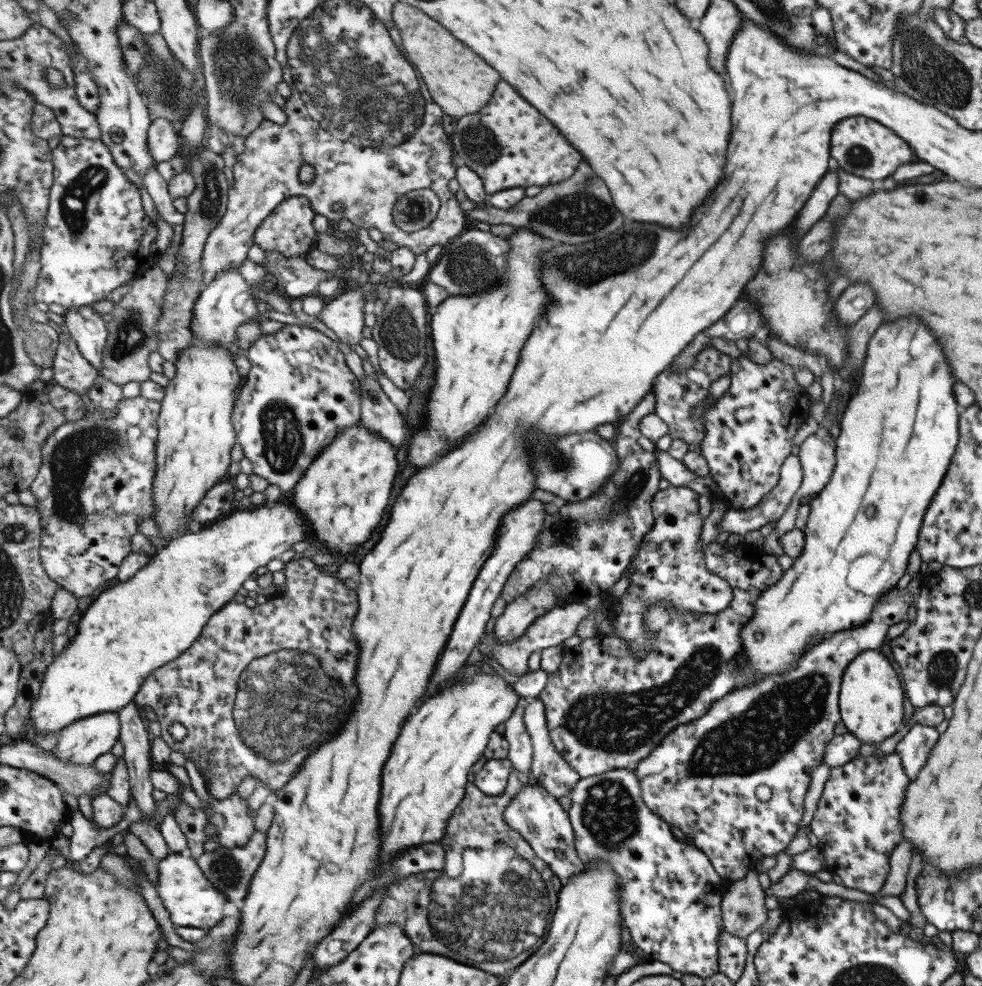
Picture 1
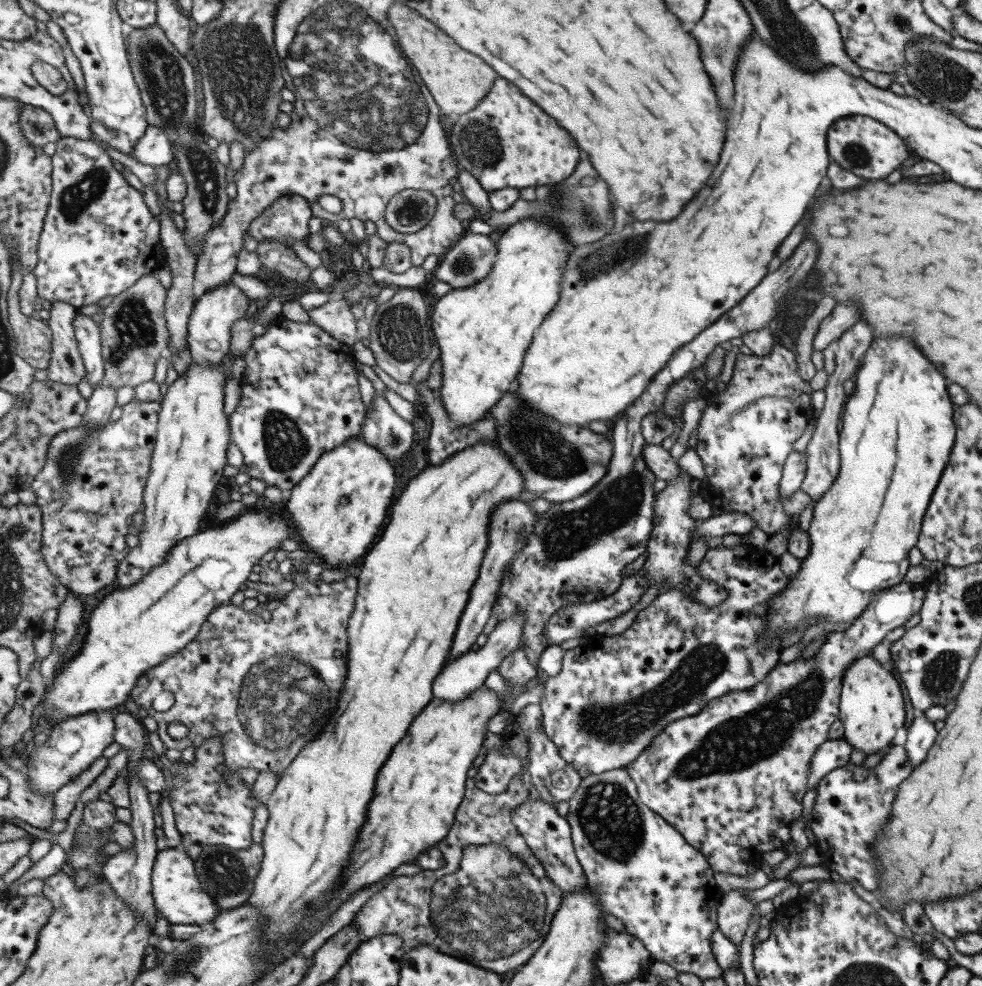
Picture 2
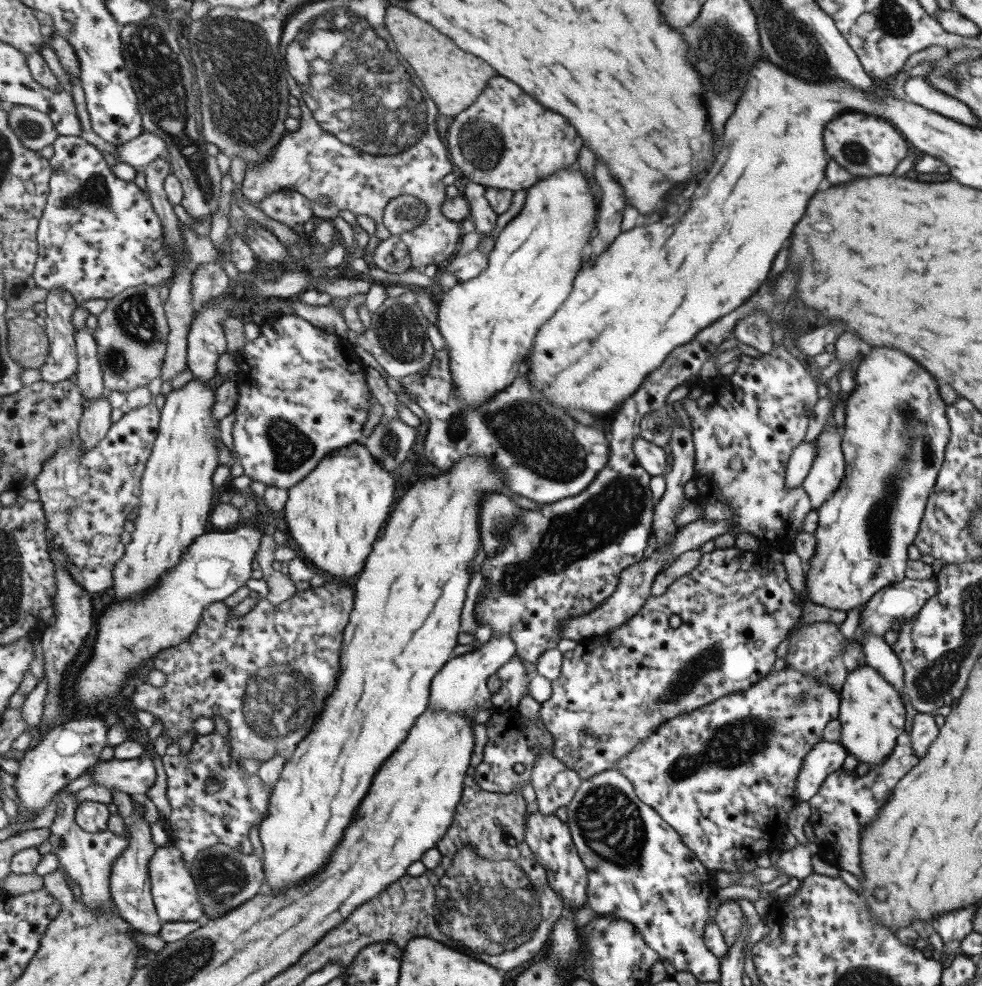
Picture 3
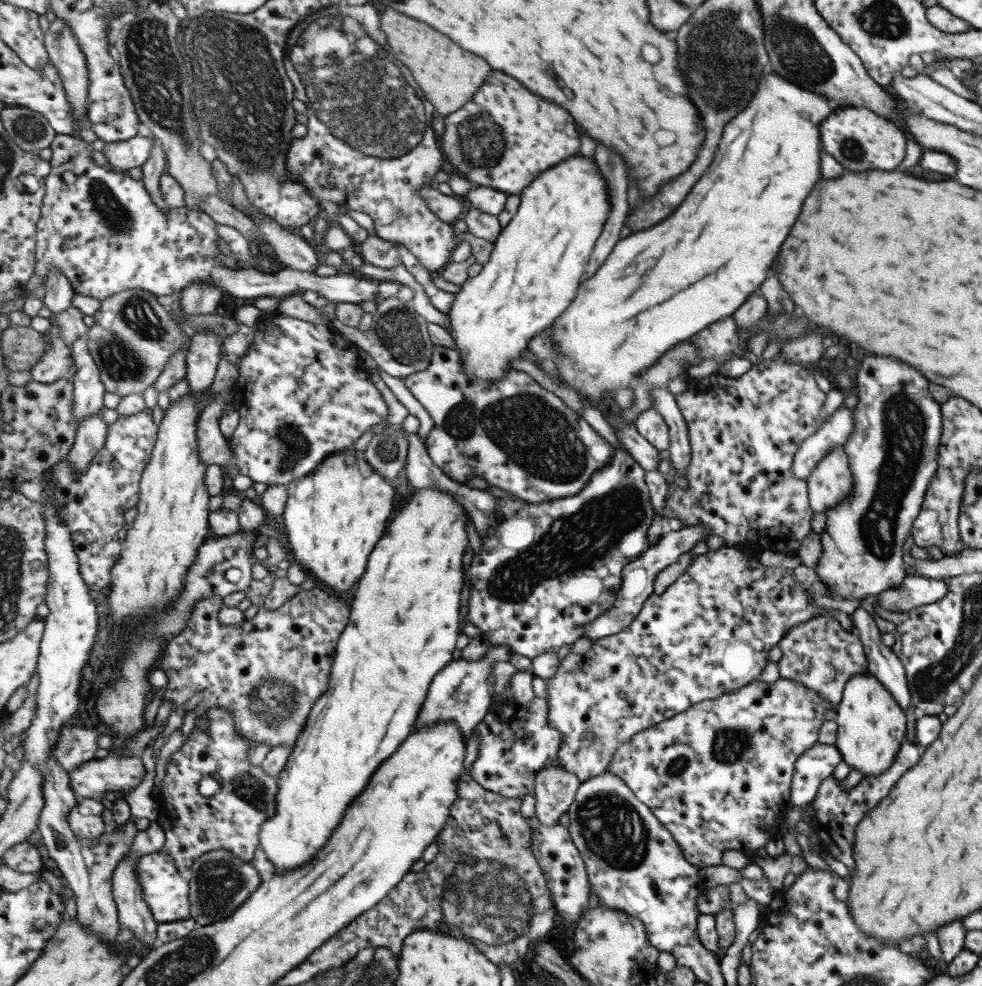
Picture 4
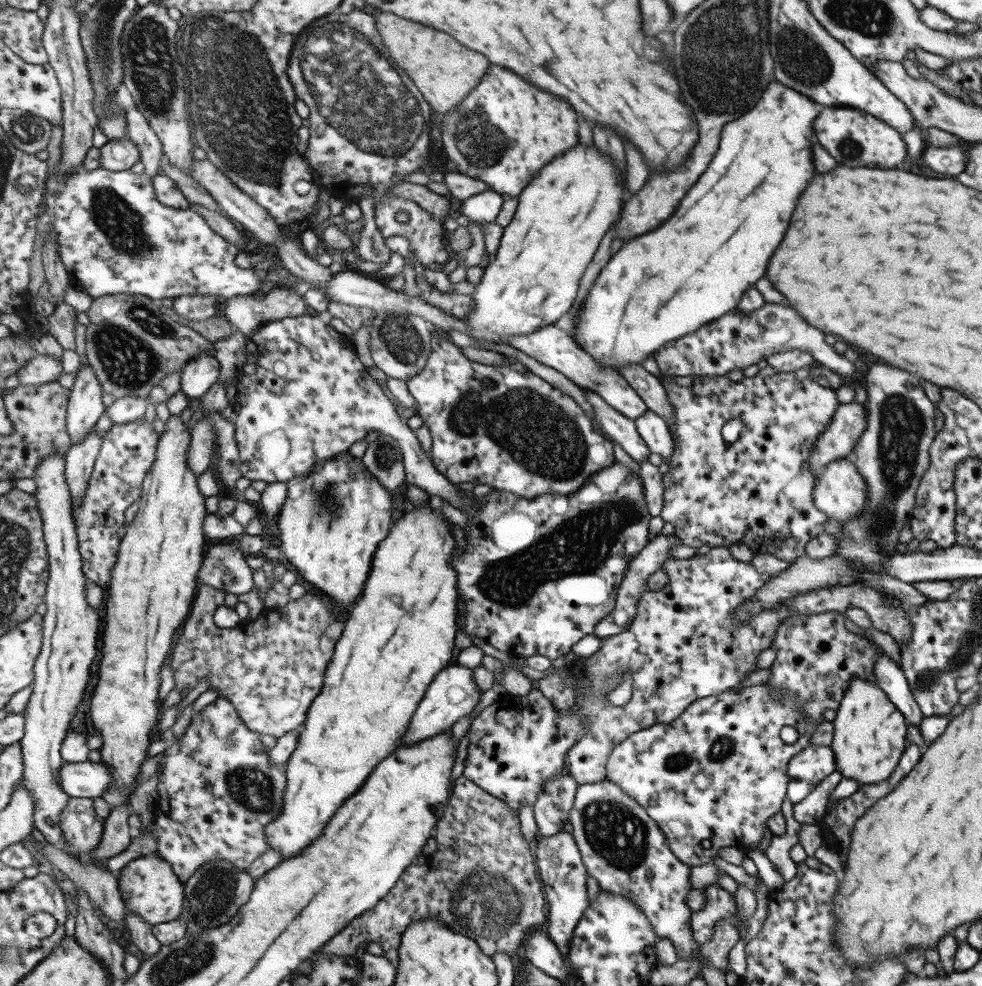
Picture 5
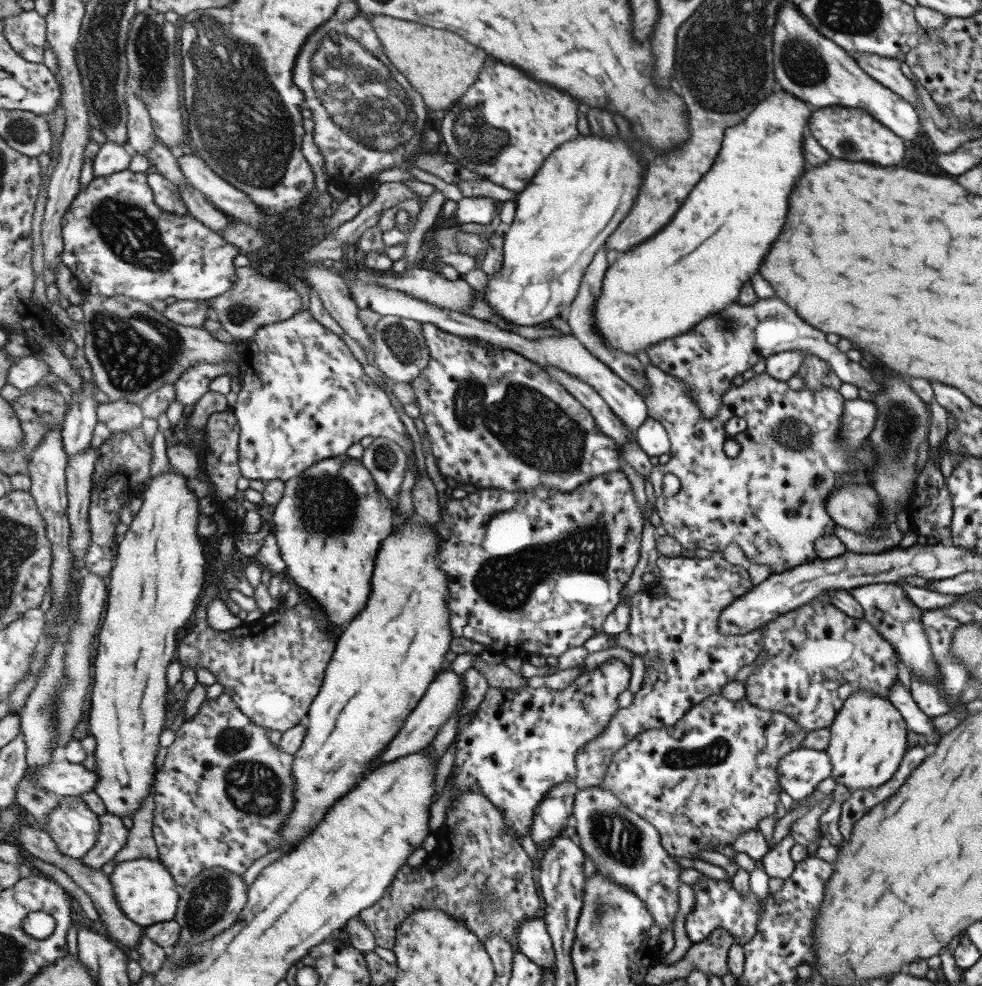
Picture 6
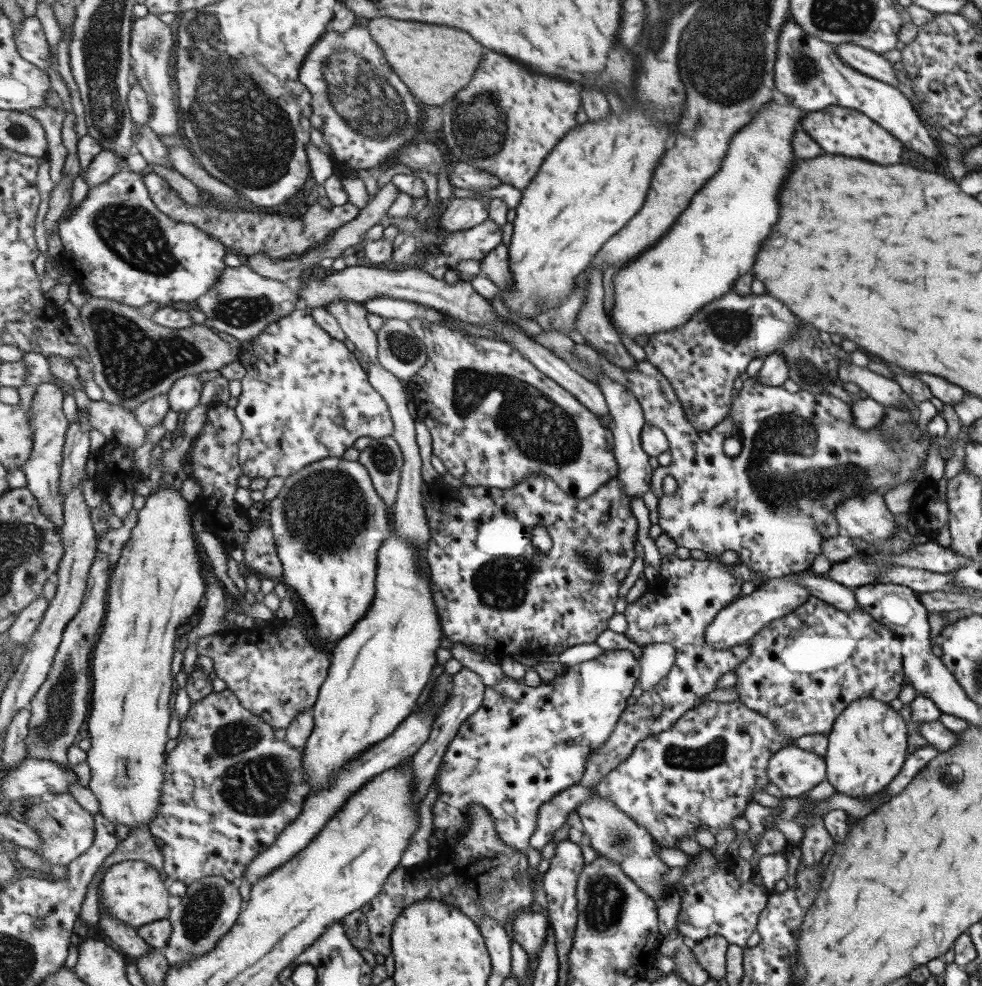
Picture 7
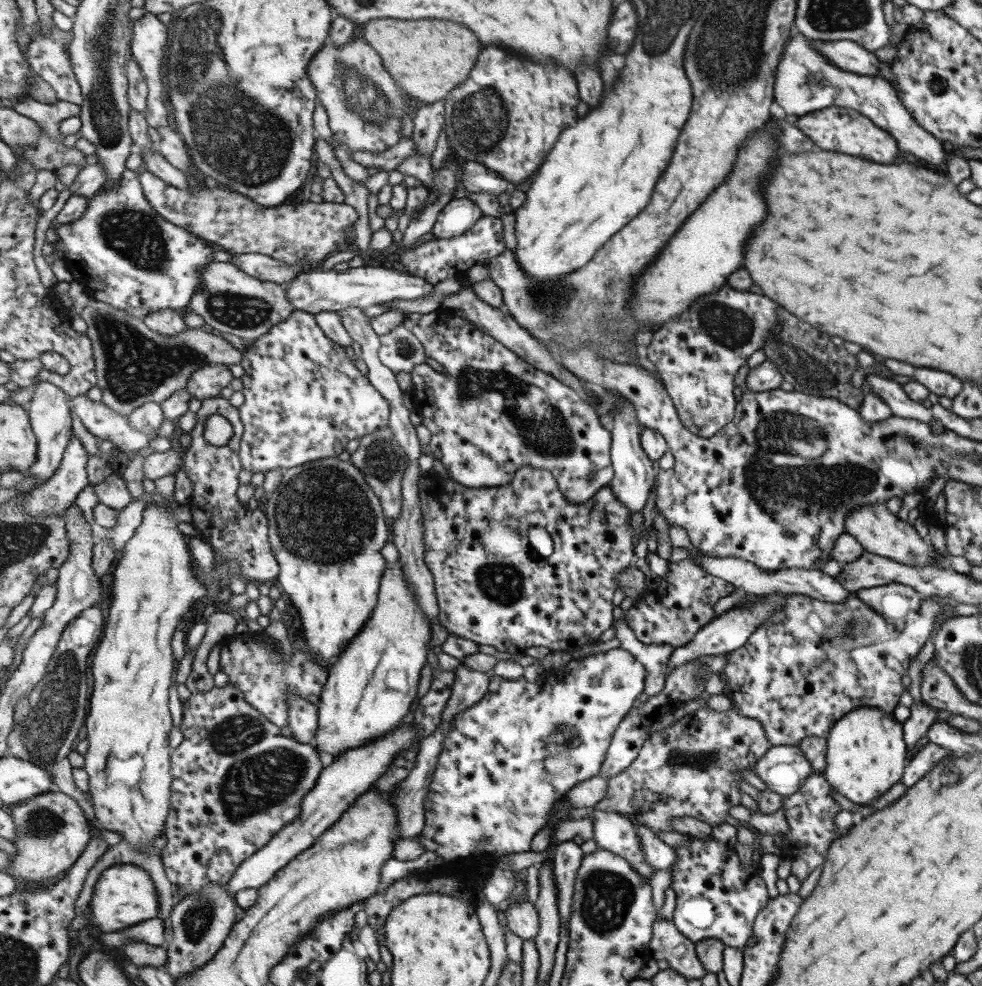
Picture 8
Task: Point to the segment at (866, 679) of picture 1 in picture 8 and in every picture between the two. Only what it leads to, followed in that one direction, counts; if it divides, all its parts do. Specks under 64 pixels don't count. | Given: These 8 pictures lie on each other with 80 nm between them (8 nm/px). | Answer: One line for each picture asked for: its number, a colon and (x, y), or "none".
2: (870, 706)
3: (870, 713)
4: (870, 725)
5: (868, 738)
6: (867, 740)
7: (865, 749)
8: (865, 752)

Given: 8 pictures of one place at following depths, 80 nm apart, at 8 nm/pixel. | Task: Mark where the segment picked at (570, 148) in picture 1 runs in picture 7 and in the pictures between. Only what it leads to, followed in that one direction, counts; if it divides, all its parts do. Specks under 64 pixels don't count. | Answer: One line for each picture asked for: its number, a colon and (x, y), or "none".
2: (507, 142)
3: (507, 140)
4: (506, 137)
5: (505, 133)
6: (505, 128)
7: (526, 115)

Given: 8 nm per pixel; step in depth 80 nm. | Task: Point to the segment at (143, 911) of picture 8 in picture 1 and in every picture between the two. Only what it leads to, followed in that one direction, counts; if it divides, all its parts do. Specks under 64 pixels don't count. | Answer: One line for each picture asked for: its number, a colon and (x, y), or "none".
1: (188, 895)
2: (180, 897)
3: (176, 897)
4: (167, 891)
5: (149, 885)
6: (146, 891)
7: (134, 891)

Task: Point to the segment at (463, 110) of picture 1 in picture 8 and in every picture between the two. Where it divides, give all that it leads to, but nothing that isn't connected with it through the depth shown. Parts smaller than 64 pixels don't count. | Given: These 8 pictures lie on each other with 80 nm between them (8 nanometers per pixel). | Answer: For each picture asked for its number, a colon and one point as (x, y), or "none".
2: (459, 81)
3: (454, 78)
4: (449, 76)
5: (445, 71)
6: (442, 66)
7: (436, 62)
8: (429, 58)

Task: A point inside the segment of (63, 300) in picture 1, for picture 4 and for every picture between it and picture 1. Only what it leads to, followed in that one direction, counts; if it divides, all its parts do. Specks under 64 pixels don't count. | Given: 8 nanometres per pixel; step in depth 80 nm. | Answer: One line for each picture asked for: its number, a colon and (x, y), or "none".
2: (92, 246)
3: (99, 236)
4: (105, 232)

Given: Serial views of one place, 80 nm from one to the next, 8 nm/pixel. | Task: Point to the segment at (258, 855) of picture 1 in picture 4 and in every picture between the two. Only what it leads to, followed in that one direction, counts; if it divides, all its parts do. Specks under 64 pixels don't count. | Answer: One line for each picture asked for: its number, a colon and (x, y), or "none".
2: (229, 874)
3: (226, 878)
4: (220, 882)

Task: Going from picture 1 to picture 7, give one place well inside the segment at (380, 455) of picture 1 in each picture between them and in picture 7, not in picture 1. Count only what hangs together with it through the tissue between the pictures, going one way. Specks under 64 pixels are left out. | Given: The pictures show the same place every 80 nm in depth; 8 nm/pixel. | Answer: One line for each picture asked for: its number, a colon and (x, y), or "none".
2: (338, 509)
3: (335, 515)
4: (335, 517)
5: (334, 519)
6: (330, 523)
7: (329, 522)

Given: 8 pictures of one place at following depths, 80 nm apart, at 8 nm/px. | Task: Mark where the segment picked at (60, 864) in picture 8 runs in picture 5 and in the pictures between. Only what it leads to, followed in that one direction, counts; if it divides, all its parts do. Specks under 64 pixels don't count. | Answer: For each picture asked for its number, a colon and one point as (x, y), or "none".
5: (83, 828)
6: (73, 825)
7: (67, 830)

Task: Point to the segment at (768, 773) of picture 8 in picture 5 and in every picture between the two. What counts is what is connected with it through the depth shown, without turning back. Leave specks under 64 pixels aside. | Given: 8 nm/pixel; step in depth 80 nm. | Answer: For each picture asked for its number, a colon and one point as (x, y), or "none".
5: (809, 766)
6: (799, 771)
7: (795, 771)

